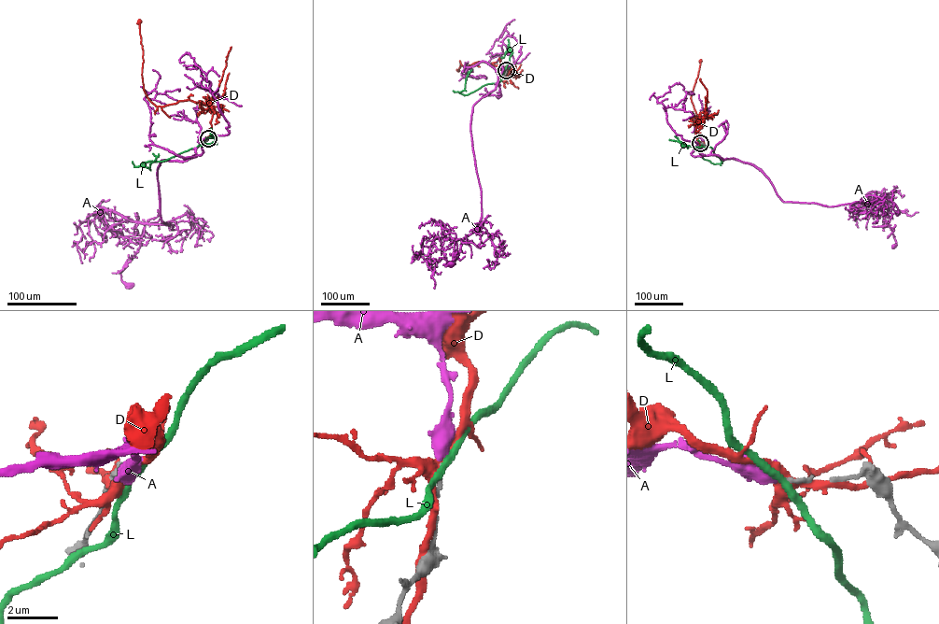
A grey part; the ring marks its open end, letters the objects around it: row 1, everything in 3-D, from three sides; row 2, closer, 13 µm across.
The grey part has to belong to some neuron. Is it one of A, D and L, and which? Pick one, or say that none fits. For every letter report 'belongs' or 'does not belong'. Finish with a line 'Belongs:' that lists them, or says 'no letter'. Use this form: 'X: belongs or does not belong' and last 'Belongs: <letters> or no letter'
A: belongs
D: does not belong
L: does not belong
Belongs: A

